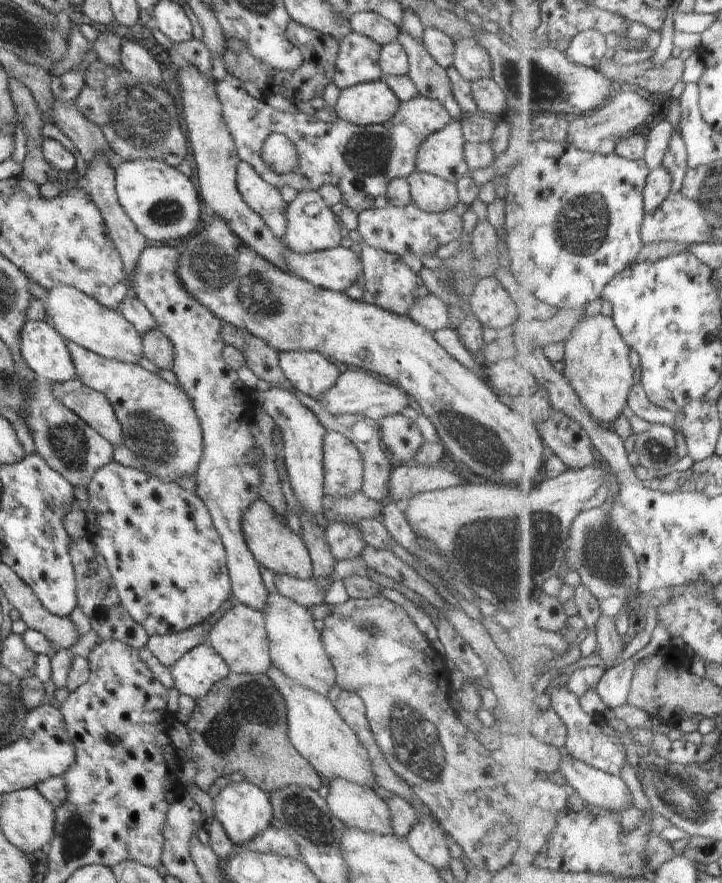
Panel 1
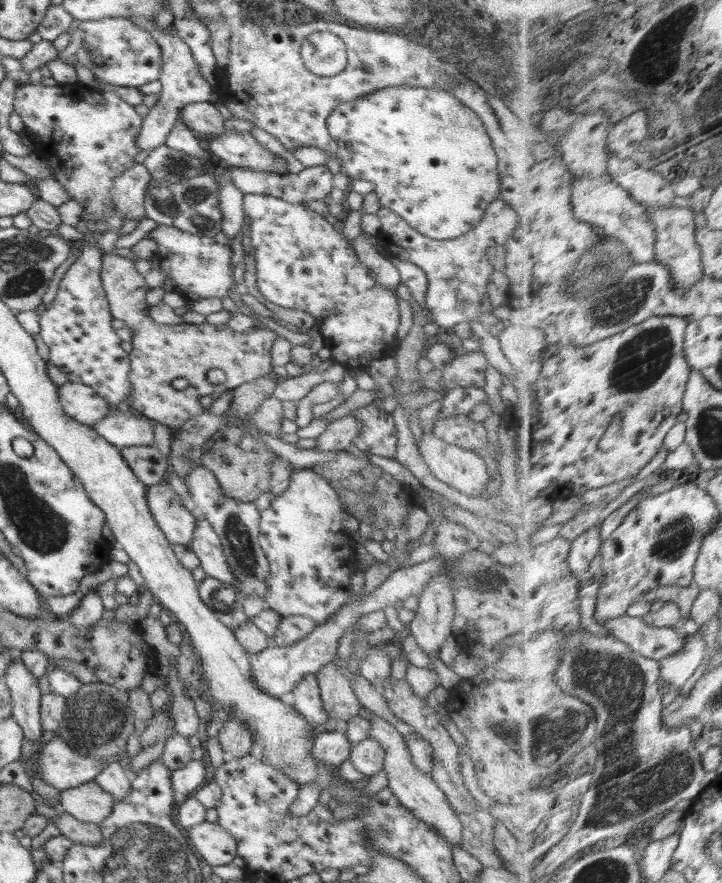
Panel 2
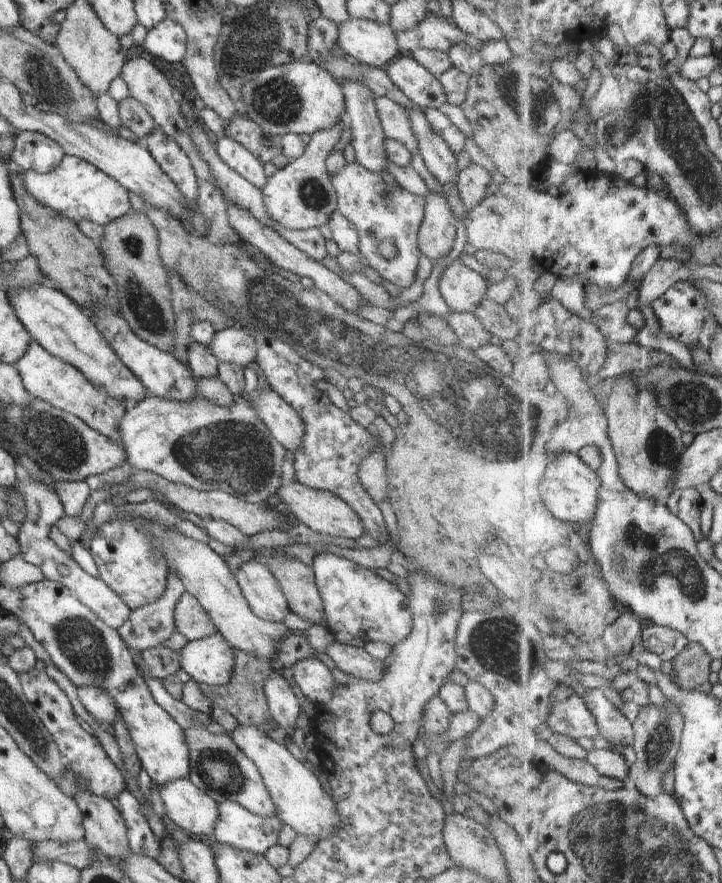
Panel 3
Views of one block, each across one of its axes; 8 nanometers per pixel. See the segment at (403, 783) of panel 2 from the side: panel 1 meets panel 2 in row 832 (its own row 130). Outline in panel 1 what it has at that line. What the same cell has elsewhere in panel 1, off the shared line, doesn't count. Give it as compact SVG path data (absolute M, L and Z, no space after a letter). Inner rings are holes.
M450 121L446 128L434 132L420 144L415 162L416 170L443 178L453 185L466 184L470 170L464 156L465 141L460 121Z

